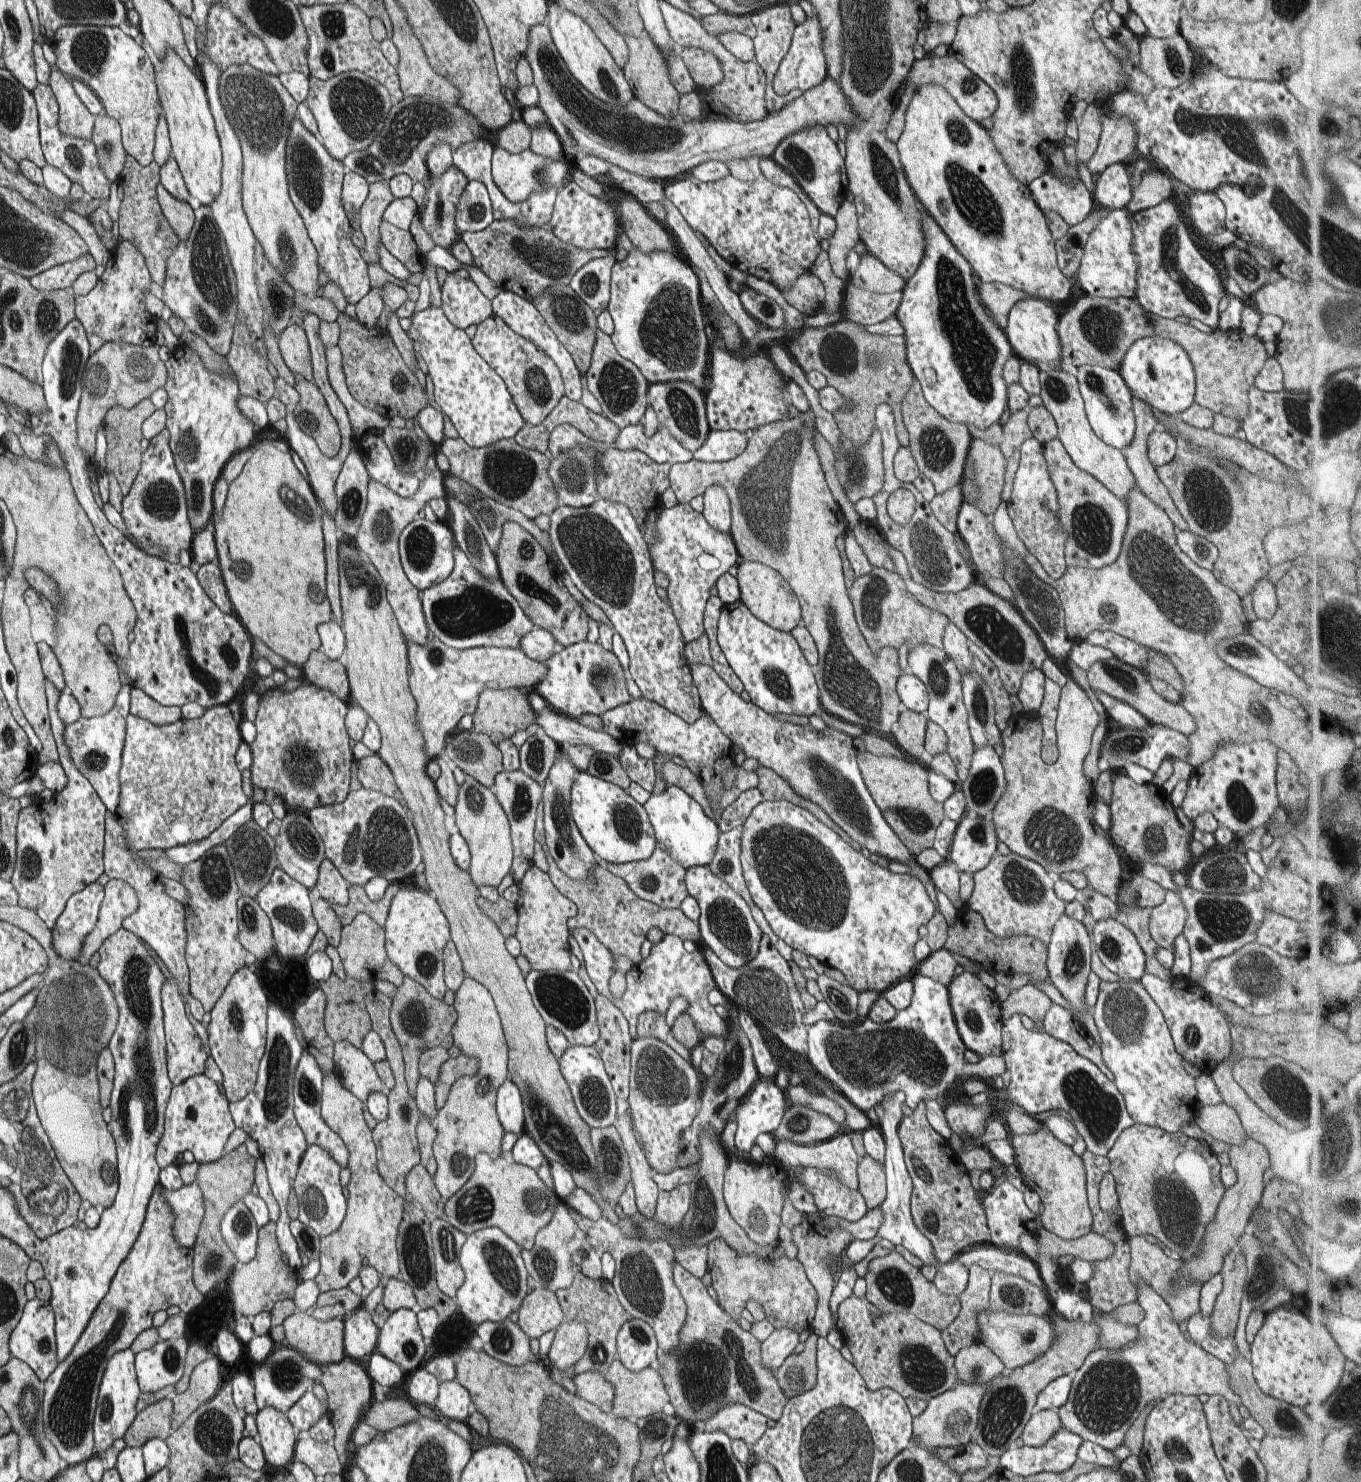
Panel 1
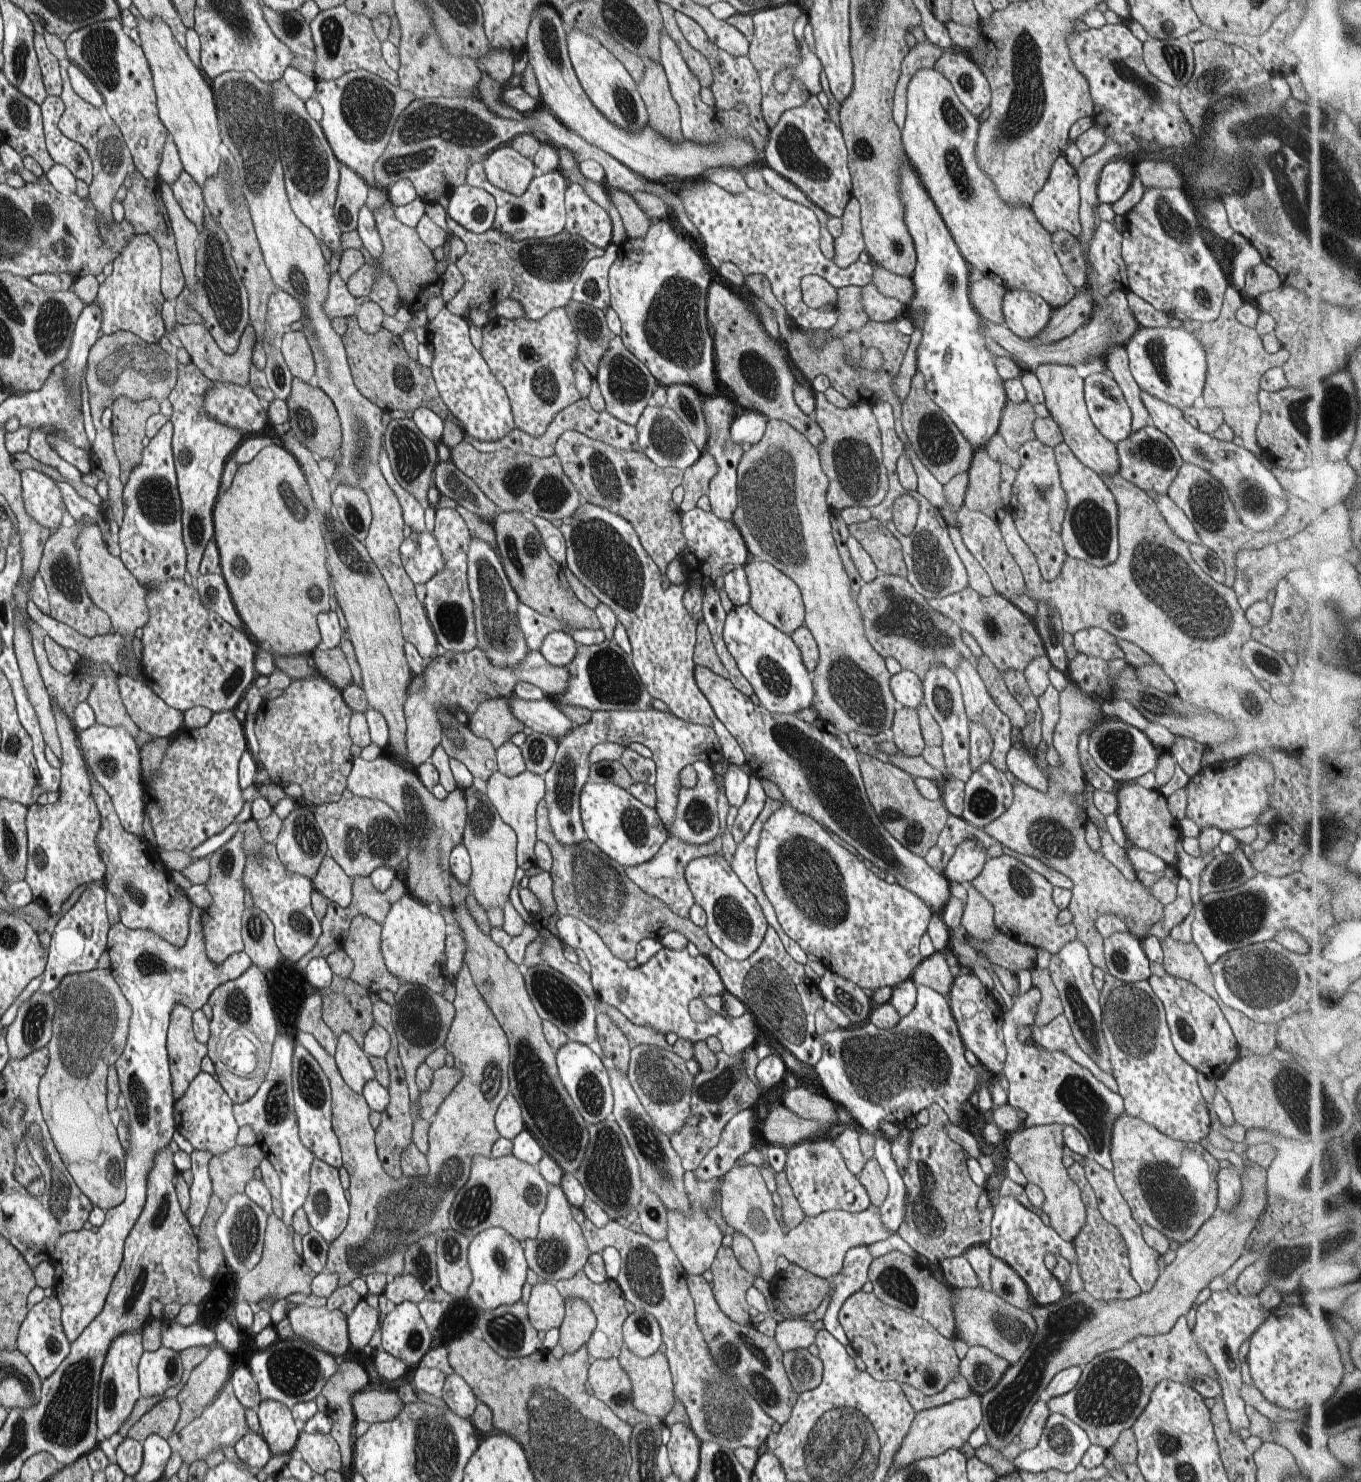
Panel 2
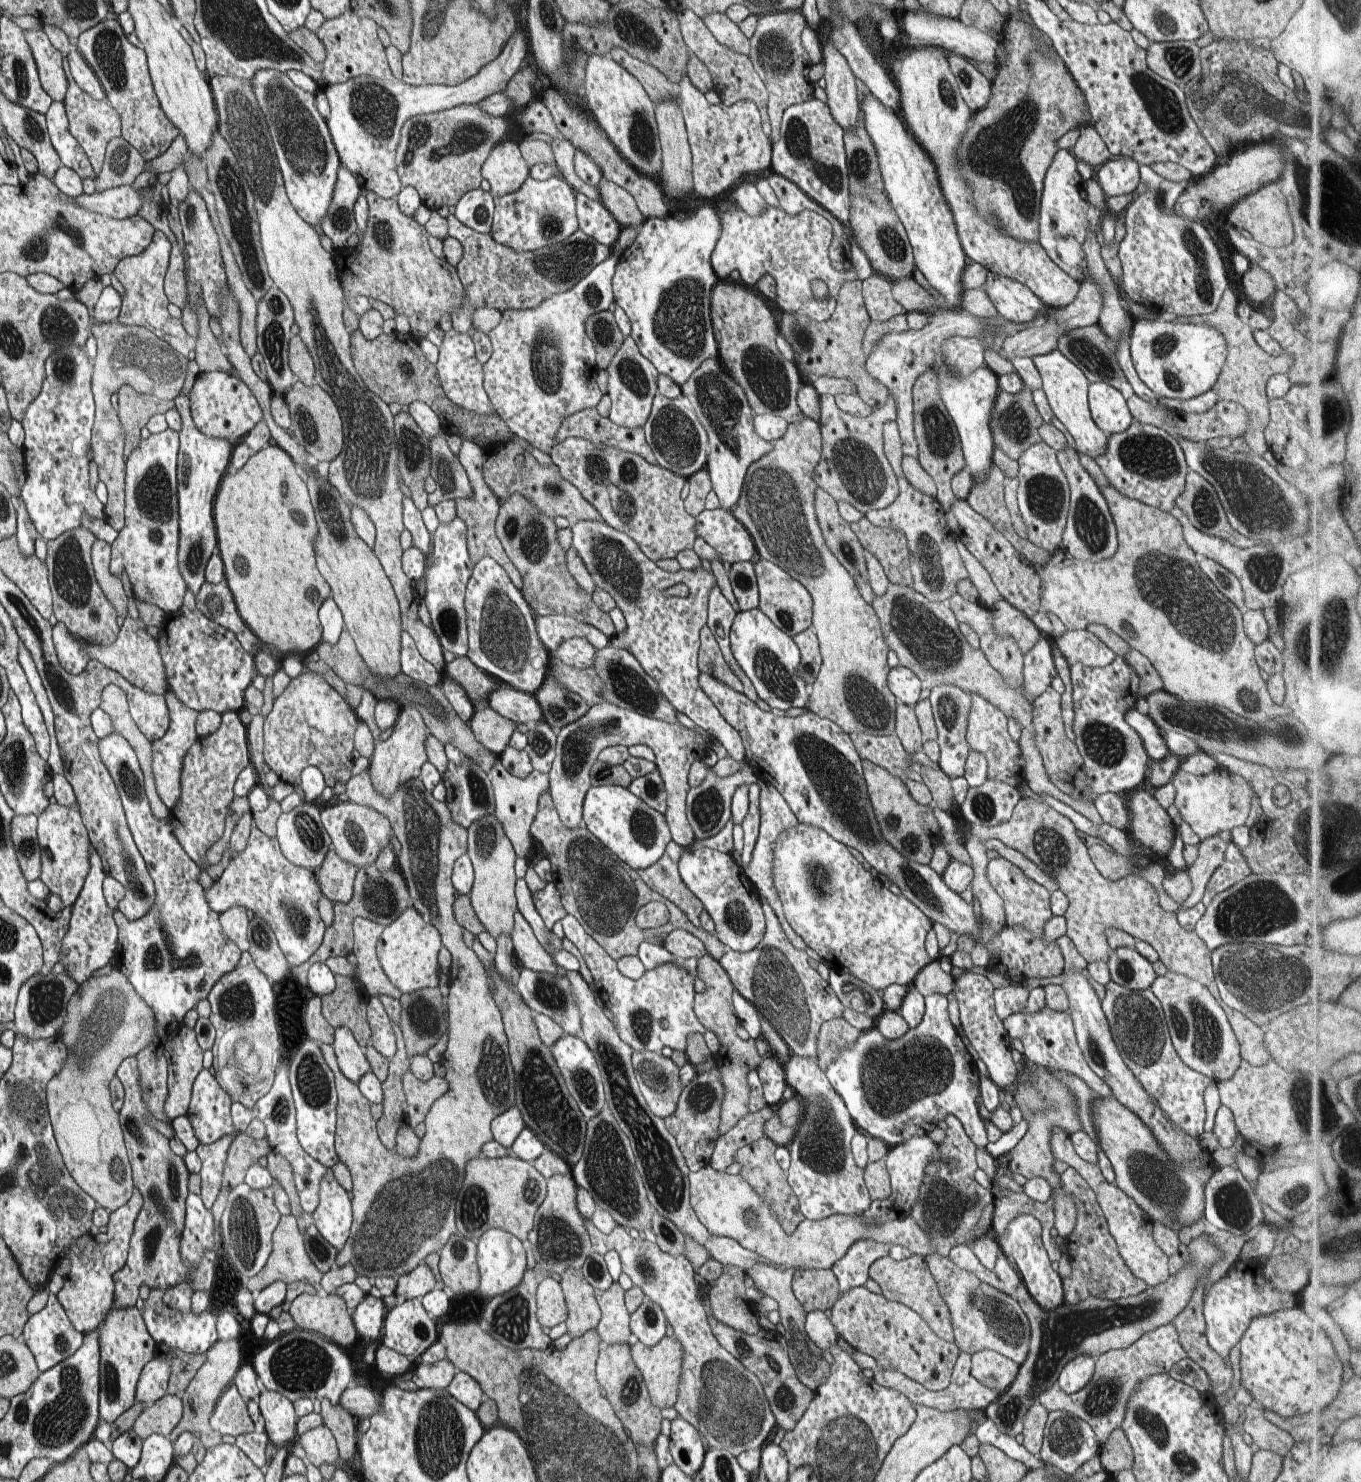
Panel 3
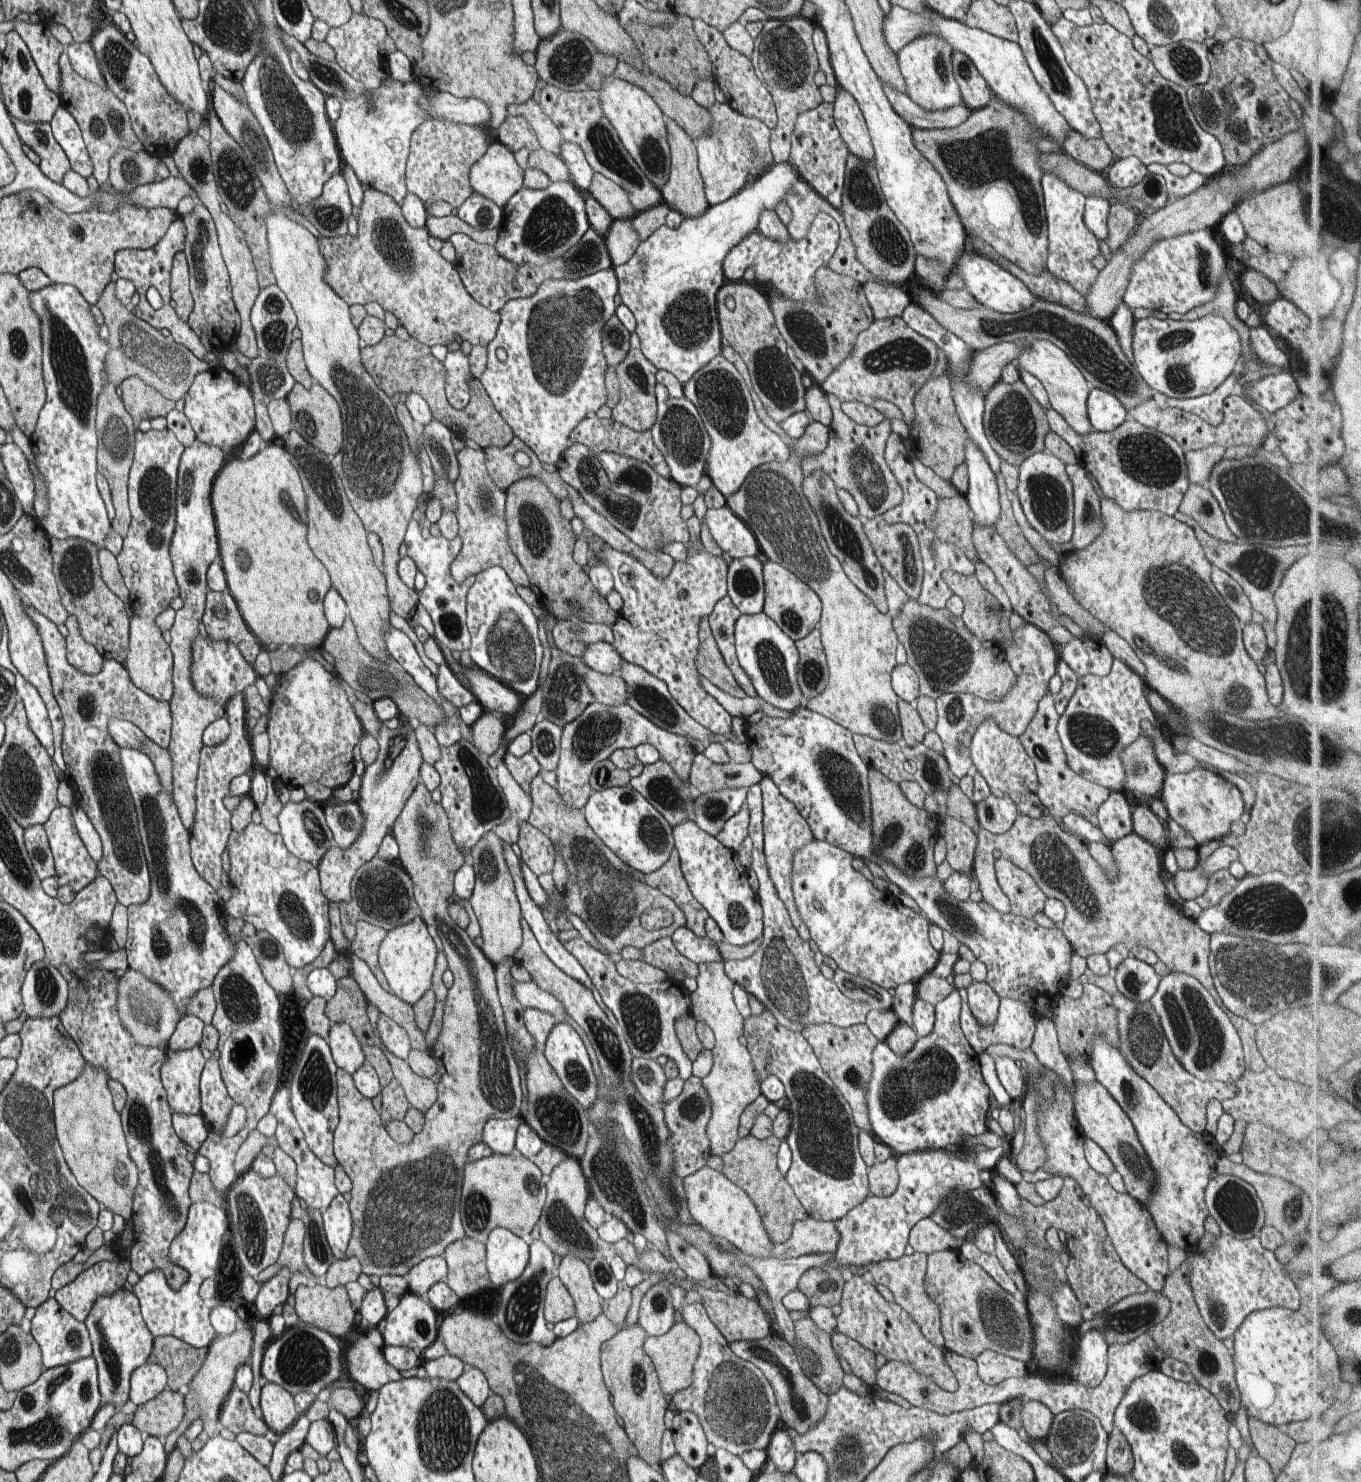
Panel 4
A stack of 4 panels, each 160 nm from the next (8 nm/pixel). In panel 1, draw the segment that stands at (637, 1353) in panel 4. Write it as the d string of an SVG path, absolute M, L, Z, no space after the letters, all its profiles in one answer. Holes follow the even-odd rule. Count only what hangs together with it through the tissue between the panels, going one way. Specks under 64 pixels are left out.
M586 1371L576 1375L576 1396L586 1398L605 1413L611 1413L615 1399L615 1386L611 1385L605 1375L598 1371Z

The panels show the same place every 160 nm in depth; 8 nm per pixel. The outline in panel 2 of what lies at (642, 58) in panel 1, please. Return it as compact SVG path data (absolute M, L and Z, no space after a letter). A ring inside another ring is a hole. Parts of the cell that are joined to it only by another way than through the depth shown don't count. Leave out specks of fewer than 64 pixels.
M645 60L645 73L637 84L649 114L649 125L671 143L682 143L681 114L661 63Z

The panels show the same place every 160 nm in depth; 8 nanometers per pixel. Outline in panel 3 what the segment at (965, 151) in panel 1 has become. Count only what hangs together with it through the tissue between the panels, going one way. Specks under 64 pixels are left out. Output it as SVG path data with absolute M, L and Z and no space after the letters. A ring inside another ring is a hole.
M937 47L915 48L901 60L898 70L896 84L901 92L904 124L936 165L942 192L952 211L969 263L978 262L995 275L1025 284L1046 307L1063 309L1068 306L1078 294L1079 282L1064 272L1039 242L1029 243L1008 236L991 223L991 218L980 218L971 203L970 187L957 167L957 146L964 131L969 129L973 112L960 94L946 54Z

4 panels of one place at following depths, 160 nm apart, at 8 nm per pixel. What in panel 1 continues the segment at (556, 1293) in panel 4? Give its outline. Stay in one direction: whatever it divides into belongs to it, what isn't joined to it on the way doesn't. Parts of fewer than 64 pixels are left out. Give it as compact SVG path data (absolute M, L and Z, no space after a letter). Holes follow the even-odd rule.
M535 1287L524 1297L519 1308L518 1324L532 1339L556 1331L567 1316L554 1291Z

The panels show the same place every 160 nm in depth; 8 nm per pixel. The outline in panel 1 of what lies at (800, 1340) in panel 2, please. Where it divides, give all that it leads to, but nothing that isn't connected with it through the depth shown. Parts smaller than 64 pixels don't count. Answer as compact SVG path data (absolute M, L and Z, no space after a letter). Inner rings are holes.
M790 1327L773 1328L771 1334L761 1341L761 1359L764 1366L776 1372L777 1368L794 1352L800 1340L800 1332Z

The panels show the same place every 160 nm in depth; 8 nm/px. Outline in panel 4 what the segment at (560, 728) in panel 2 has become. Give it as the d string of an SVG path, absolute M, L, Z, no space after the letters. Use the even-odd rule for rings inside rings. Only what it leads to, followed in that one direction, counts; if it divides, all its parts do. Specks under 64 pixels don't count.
M460 665L462 676L468 680L475 700L483 706L486 712L501 712L503 715L517 713L524 699L515 690L478 667Z

